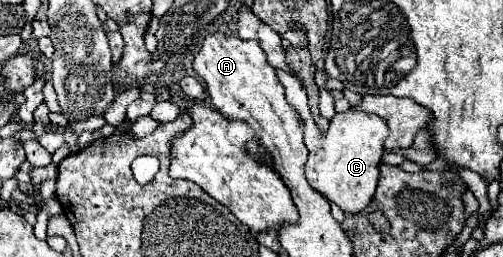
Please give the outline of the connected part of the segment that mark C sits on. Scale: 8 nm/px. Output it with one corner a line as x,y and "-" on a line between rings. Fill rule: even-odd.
275,69
281,85
285,87
287,101
297,109
305,121
305,145
309,149
309,161
305,165
305,175
311,187
315,187
323,197
337,203
345,213
359,213
365,209
379,183
379,163
385,155
383,141
389,137
389,125
379,115
371,115
359,109
349,109
341,113
341,129
321,135
307,105
307,93
303,85
287,71

